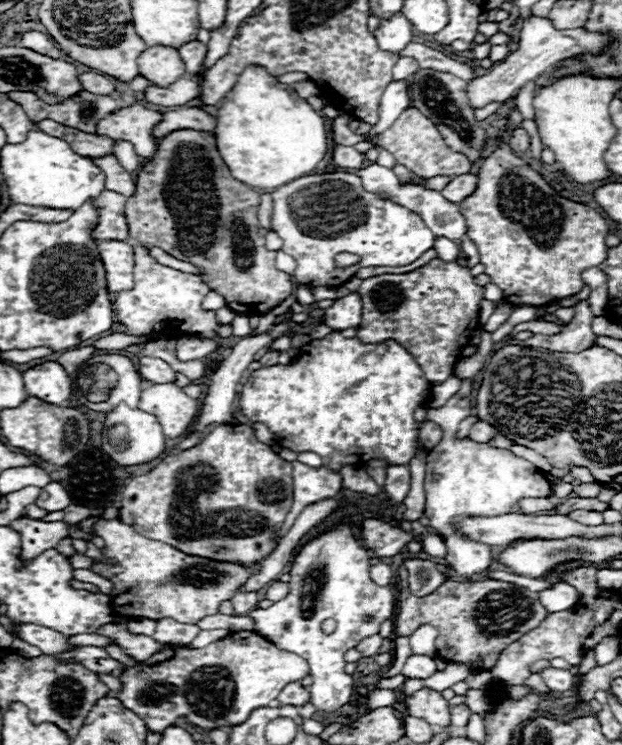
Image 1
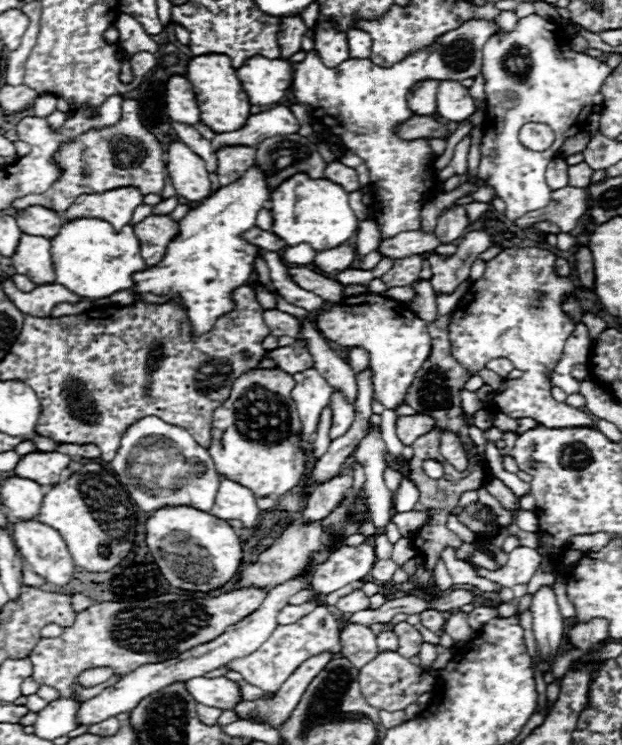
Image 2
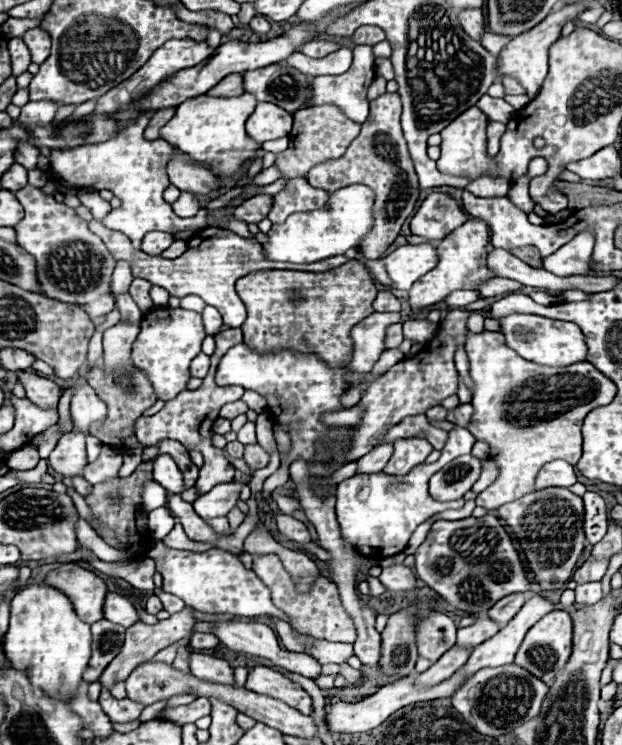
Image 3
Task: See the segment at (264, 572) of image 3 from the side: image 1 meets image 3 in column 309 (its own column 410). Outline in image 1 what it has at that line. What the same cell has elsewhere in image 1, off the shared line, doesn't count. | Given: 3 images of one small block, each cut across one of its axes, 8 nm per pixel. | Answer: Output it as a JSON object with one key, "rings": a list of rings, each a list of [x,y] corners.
{"rings":[[[404,566],[398,568],[398,578],[398,616],[394,634],[410,636],[416,626],[432,624],[438,628],[436,654],[450,662],[476,662],[482,656],[484,666],[492,668],[508,644],[538,628],[542,618],[550,614],[540,604],[538,592],[510,582],[480,580],[462,584],[446,580],[432,596],[418,598],[408,588],[408,572]]]}

